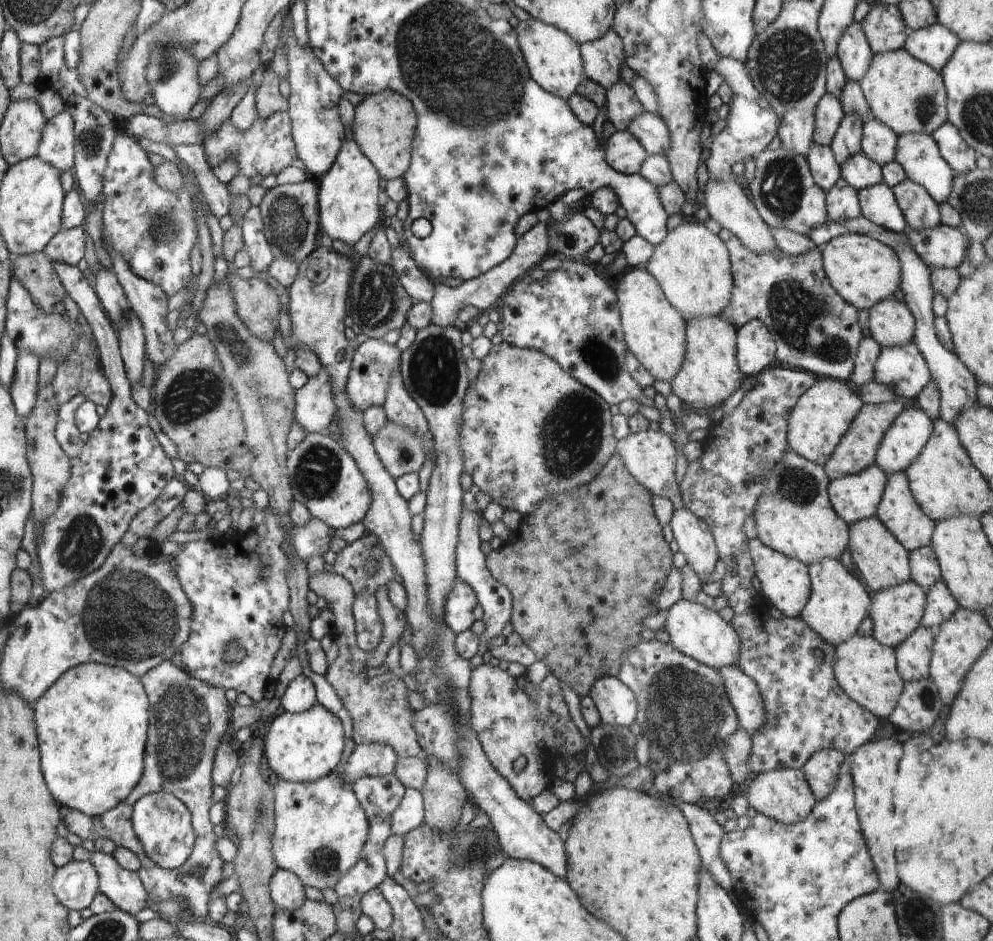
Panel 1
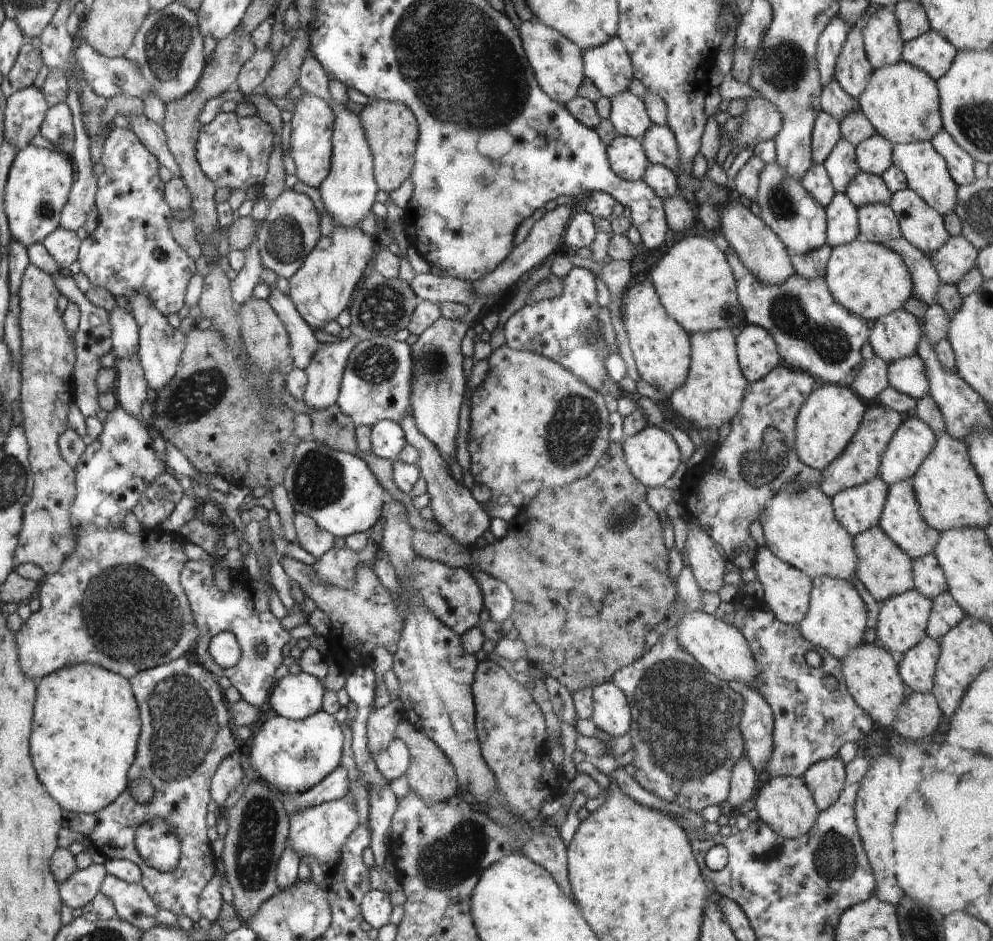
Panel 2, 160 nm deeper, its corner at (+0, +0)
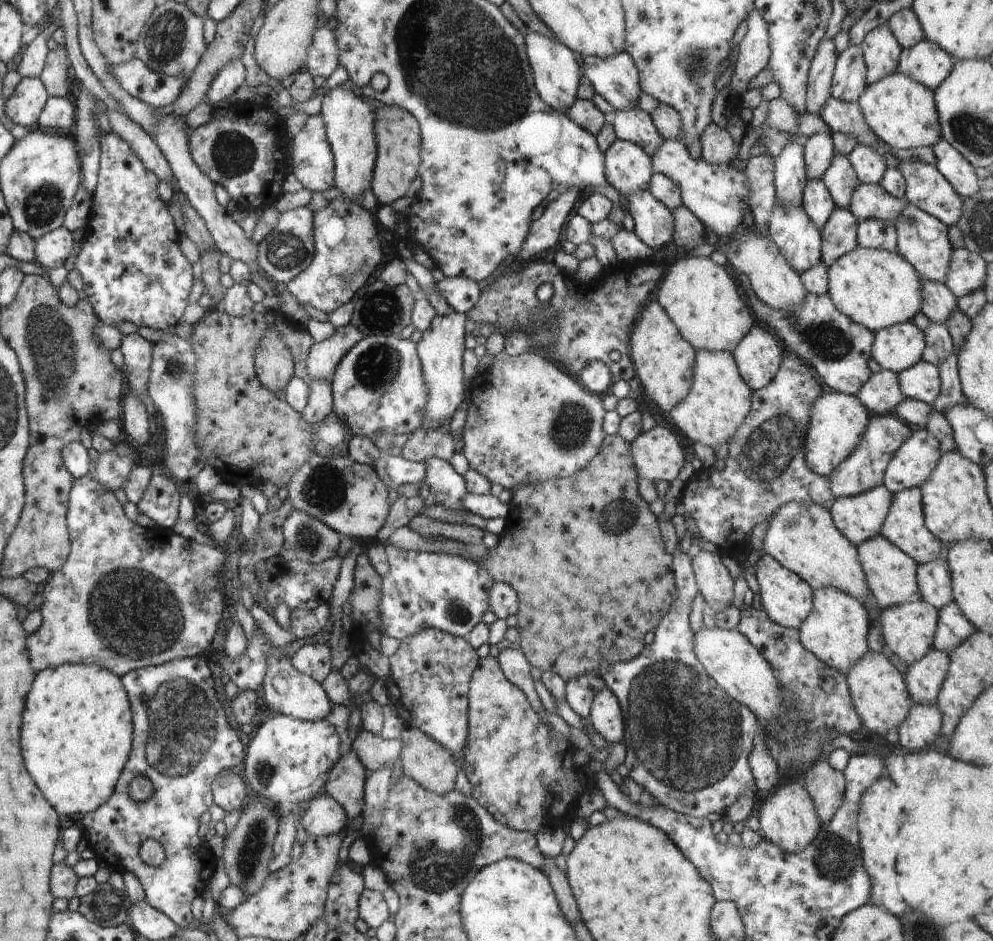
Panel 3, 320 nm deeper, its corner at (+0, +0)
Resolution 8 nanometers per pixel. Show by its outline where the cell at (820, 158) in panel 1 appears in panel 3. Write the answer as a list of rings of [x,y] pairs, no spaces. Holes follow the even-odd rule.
[[[822,179],[807,181],[803,190],[802,208],[821,232],[835,209],[832,197]]]

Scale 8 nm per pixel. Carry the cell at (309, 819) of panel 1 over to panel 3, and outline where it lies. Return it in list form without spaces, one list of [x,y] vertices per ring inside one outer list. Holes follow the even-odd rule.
[[[328,794],[314,797],[301,817],[301,824],[308,835],[325,837],[344,833],[347,829],[344,809]]]

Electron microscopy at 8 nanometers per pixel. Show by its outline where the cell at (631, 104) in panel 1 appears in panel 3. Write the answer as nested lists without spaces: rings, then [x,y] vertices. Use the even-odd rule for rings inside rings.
[[[640,109],[615,111],[612,126],[618,139],[640,145],[646,154],[652,156],[665,141],[654,126],[651,116]]]

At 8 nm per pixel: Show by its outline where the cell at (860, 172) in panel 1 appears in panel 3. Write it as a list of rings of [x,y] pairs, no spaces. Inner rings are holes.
[[[860,183],[854,190],[849,211],[857,221],[874,219],[894,225],[905,206],[905,198],[890,196],[881,183],[871,185]]]

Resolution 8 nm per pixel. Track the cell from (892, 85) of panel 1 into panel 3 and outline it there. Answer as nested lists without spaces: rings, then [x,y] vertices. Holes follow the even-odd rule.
[[[896,72],[871,84],[864,89],[858,102],[873,133],[892,148],[932,147],[941,138],[934,91],[905,74]]]

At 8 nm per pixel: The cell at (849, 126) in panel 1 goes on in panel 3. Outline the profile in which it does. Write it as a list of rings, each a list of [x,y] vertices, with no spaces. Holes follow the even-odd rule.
[[[834,155],[821,179],[831,194],[835,208],[849,210],[853,192],[861,182],[848,157]]]

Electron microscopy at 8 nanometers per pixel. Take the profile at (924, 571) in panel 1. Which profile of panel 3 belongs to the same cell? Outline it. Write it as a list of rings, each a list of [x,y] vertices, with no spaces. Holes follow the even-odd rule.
[[[938,558],[917,565],[917,583],[922,600],[938,610],[953,600],[951,574],[945,560]]]

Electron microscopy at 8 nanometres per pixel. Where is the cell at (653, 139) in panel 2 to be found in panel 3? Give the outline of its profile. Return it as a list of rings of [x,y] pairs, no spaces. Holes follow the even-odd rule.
[[[666,139],[651,156],[654,173],[665,174],[680,189],[683,204],[691,210],[705,226],[709,237],[717,243],[732,237],[742,222],[742,211],[749,208],[749,190],[745,172],[732,168],[730,164],[715,165],[692,158],[686,145],[680,141]]]

